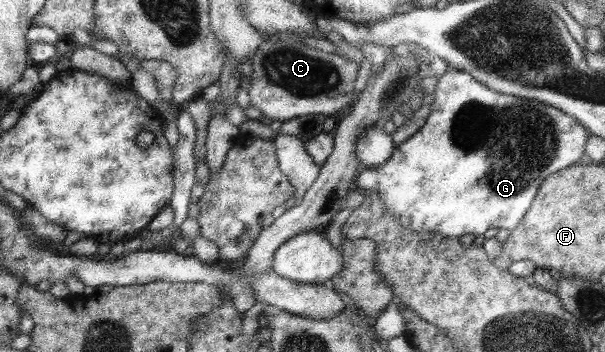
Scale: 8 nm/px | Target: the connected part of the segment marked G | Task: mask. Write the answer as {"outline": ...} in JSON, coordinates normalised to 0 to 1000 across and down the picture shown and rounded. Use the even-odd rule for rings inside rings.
{"outline":[[[740,193],[740,199],[726,216],[722,241],[714,261],[716,290],[712,290],[712,313],[702,335],[699,358],[681,381],[676,395],[653,418],[653,426],[643,440],[643,449],[630,469],[620,477],[595,477],[587,500],[585,537],[597,543],[602,551],[620,548],[630,571],[633,597],[648,608],[666,648],[676,659],[712,659],[731,673],[759,676],[769,665],[780,665],[792,682],[802,653],[808,648],[823,648],[825,653],[848,653],[850,642],[858,636],[861,616],[874,591],[891,517],[904,500],[924,489],[934,474],[954,463],[960,440],[965,435],[965,415],[969,412],[974,378],[967,369],[962,352],[947,341],[947,335],[929,324],[924,313],[899,293],[886,290],[876,281],[864,281],[860,276],[848,276],[841,267],[825,267],[821,259],[808,256],[808,247],[798,244],[779,213],[767,202]]]}

